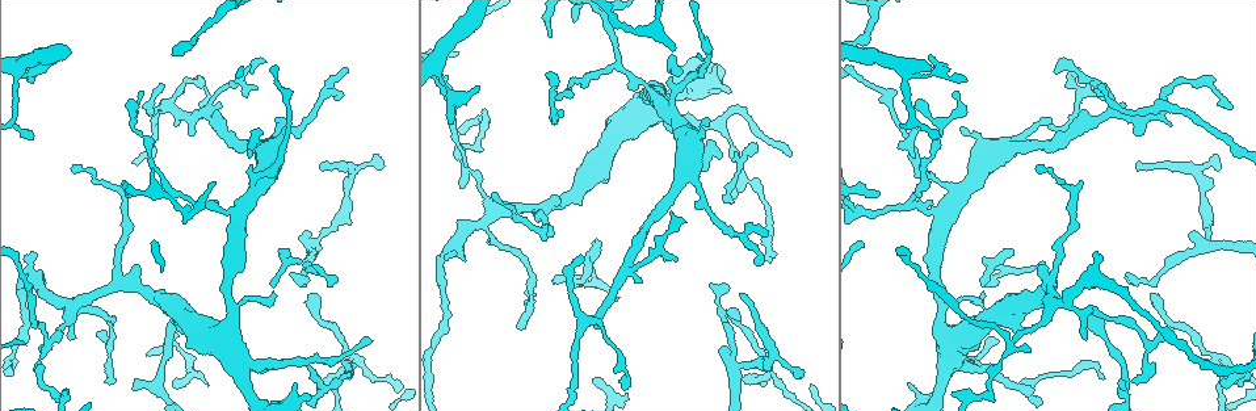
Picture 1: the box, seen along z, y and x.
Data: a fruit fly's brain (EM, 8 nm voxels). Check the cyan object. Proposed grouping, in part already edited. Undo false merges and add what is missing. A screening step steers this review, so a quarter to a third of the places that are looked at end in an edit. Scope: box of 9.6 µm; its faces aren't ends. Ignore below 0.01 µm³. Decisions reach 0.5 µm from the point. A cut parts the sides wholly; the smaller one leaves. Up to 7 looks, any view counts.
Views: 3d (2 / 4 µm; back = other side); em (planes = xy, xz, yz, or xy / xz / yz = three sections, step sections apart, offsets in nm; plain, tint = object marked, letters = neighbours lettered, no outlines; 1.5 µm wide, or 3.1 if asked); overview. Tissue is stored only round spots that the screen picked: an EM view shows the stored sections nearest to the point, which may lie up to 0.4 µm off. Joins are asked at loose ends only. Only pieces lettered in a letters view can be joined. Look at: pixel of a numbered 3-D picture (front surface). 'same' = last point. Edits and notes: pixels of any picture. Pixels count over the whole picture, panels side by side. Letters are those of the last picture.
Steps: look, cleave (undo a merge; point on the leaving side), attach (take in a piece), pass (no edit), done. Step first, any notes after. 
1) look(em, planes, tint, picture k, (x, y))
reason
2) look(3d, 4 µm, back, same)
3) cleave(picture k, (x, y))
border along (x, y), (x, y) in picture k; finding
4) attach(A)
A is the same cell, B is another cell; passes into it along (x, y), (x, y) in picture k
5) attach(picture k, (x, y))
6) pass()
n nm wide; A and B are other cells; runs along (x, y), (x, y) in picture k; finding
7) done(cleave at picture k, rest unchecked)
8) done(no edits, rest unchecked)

look(em, planes, tint, picture 1, (877, 192))
branch stops here

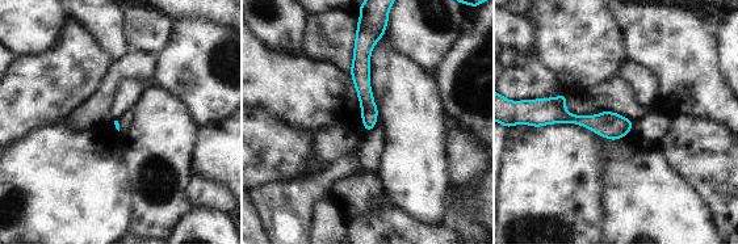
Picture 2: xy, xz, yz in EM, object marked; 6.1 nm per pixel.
look(em, planes, letters, same)

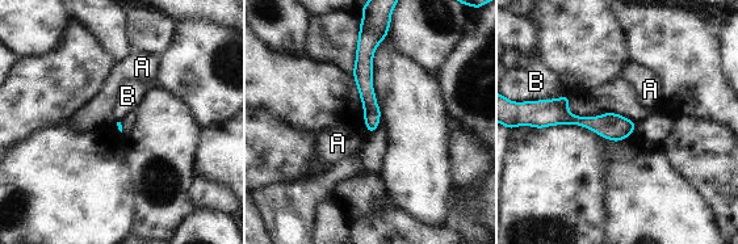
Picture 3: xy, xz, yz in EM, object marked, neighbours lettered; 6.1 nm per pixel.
pass()
B touches over 240 nm; A and B are other cells; no lettered piece goes on from it

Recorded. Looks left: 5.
look(em, xz, step 4, letters, picture 1, (582, 257))
tapers out

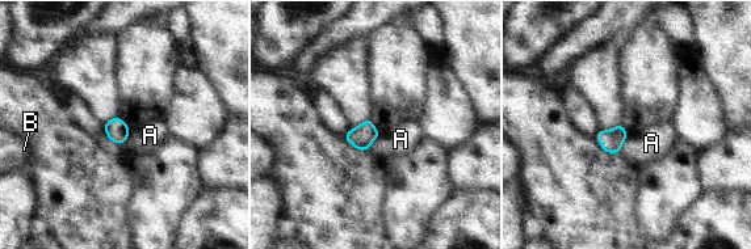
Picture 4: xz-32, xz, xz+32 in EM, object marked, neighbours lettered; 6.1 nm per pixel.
look(em, xy, step 4, letters, same)
cut it another way

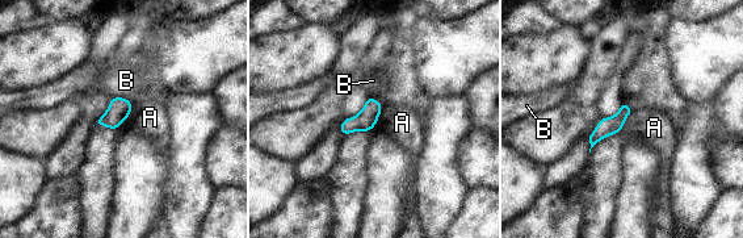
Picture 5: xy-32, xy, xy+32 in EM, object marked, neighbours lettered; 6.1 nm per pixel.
pass()
A and B are other cells; border along (112, 96), (122, 96), (130, 101) in picture 5; no lettered piece goes on from it

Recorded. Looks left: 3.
look(em, xz, step 8, tint, picture 1, (306, 261))
free end

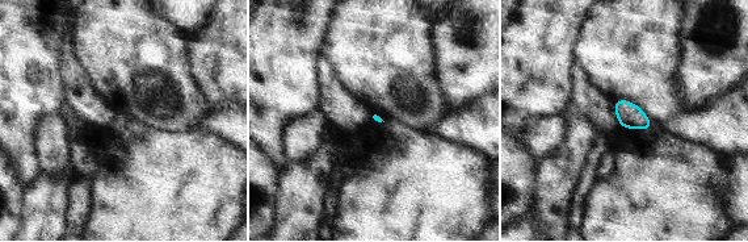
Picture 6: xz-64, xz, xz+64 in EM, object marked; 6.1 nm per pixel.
look(em, planes, letters, same)
another direction

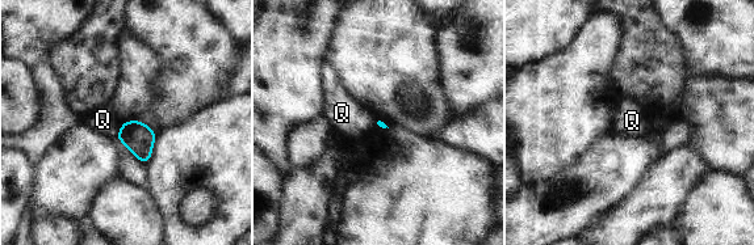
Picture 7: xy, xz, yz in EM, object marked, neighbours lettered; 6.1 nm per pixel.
pass()
Q is another cell; border along (122, 123), (116, 139) in picture 7; none of them fits

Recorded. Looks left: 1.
done(no edits, rest unchecked)

